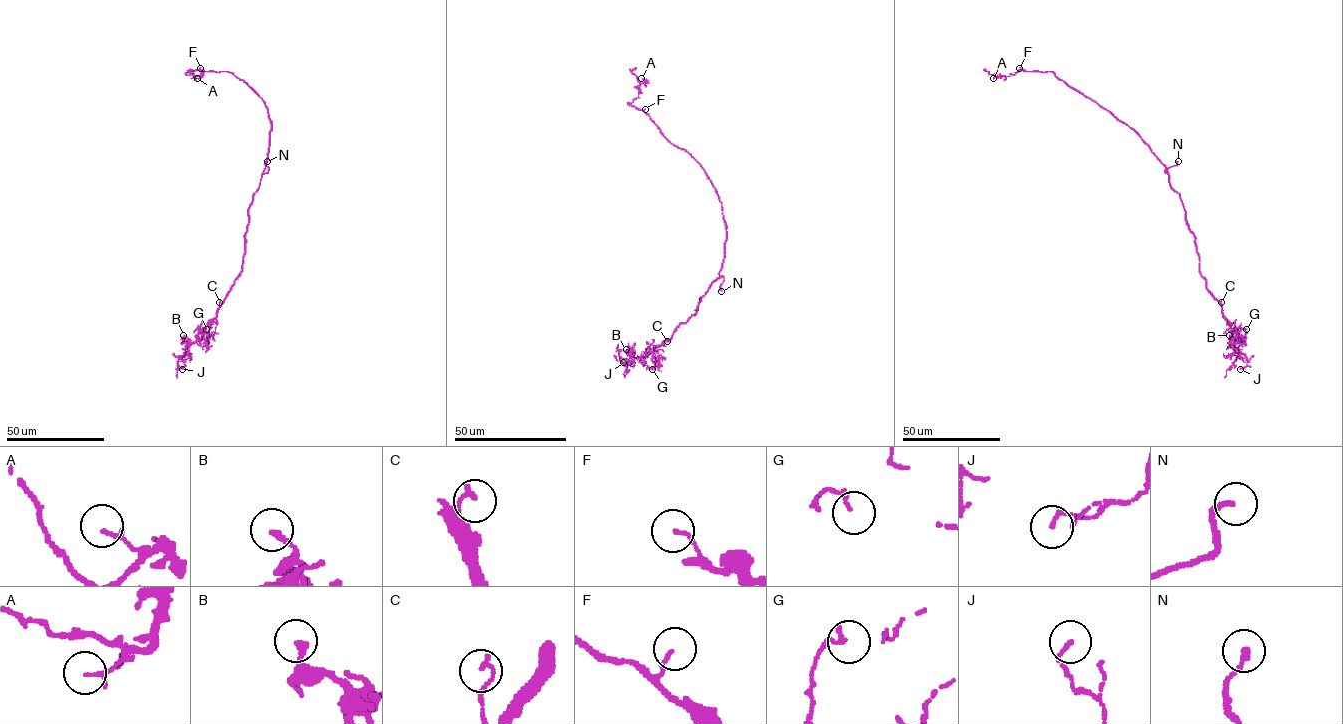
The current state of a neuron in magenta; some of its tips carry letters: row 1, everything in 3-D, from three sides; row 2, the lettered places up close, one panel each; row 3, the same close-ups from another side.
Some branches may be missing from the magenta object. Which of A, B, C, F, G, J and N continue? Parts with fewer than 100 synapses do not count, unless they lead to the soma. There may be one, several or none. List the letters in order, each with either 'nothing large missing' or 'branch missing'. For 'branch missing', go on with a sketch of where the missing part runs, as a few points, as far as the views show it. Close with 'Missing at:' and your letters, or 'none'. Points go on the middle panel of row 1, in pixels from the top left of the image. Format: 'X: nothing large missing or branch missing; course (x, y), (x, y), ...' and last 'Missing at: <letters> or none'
A: nothing large missing
B: nothing large missing
C: nothing large missing
F: nothing large missing
G: nothing large missing
J: nothing large missing
N: branch missing; course (721, 291), (721, 299), (725, 303), (732, 302), (744, 292)
Missing at: N

